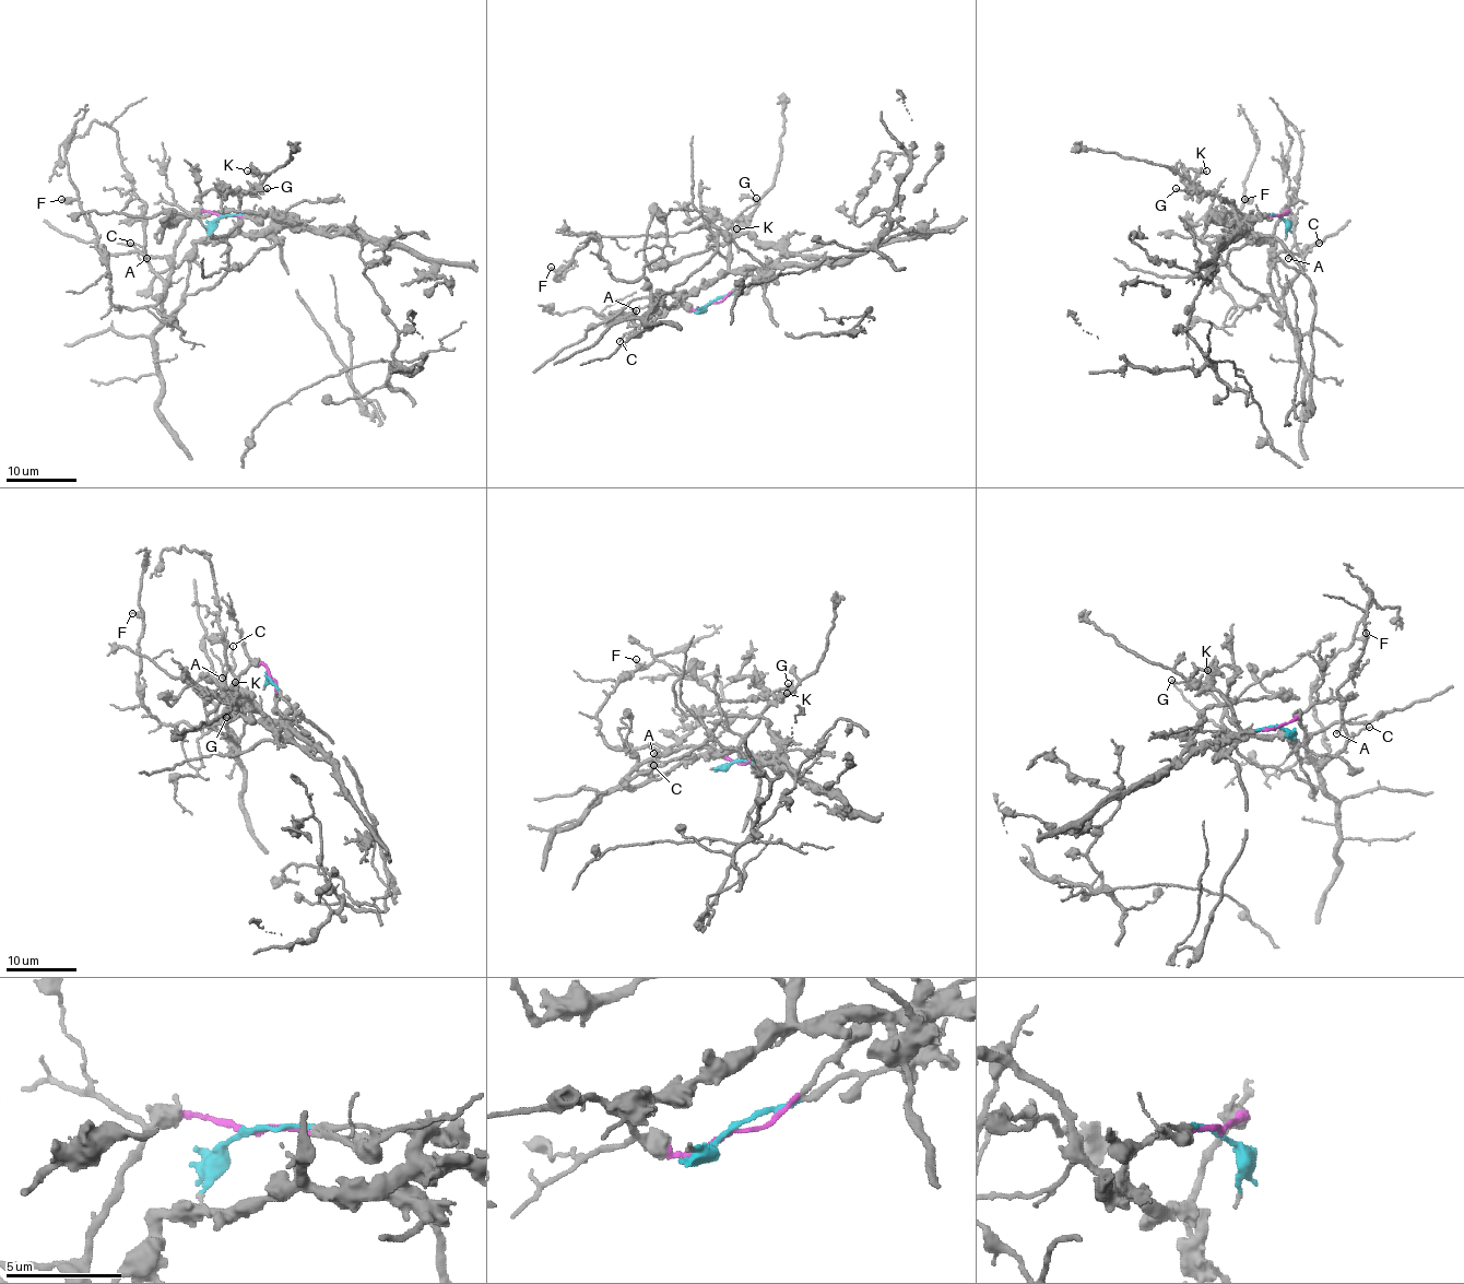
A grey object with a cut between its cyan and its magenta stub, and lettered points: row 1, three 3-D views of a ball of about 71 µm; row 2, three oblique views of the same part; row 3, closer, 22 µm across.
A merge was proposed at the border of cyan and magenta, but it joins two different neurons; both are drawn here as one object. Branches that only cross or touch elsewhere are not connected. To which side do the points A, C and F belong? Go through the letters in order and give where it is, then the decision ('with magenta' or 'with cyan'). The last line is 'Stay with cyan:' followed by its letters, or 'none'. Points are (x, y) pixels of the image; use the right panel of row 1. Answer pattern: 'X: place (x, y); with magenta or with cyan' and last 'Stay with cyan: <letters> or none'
A: place (1288, 258); with magenta
C: place (1319, 243); with magenta
F: place (1244, 199); with magenta
Stay with cyan: none

